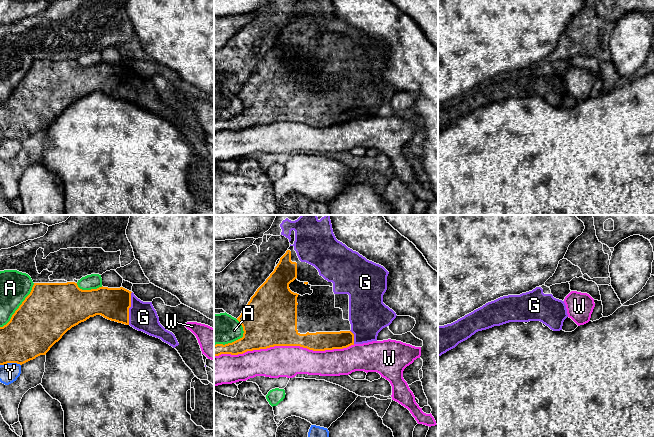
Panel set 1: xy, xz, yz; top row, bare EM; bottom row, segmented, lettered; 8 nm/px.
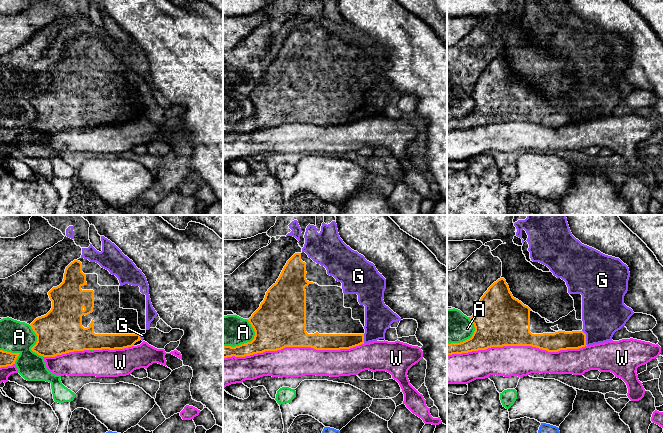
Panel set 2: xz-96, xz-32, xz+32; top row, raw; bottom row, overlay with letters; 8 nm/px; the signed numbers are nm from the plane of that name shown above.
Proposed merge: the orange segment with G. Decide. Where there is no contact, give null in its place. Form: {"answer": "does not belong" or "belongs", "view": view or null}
{"answer": "belongs", "view": "xy"}

